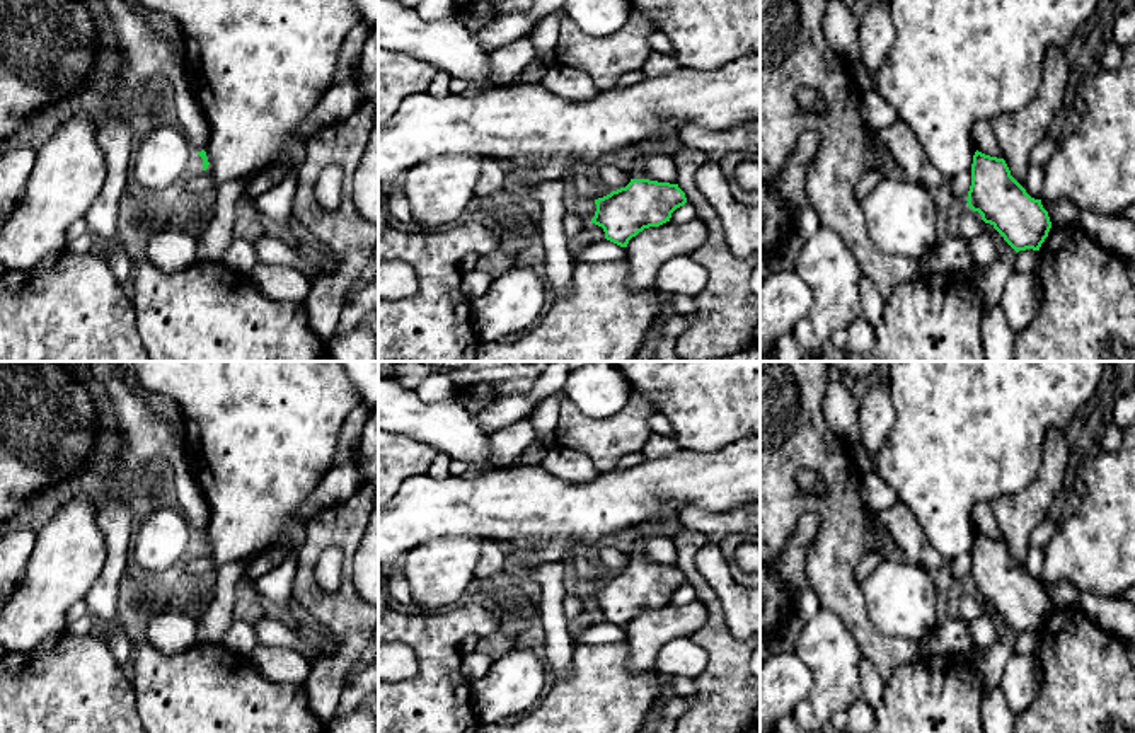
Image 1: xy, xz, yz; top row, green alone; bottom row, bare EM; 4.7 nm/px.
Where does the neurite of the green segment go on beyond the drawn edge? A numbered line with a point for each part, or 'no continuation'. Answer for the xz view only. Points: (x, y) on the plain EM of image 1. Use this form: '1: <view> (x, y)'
1: xz (636, 553)

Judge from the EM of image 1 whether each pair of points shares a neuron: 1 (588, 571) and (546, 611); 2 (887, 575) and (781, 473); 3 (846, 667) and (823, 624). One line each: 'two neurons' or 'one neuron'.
1: one neuron
2: two neurons
3: one neuron

